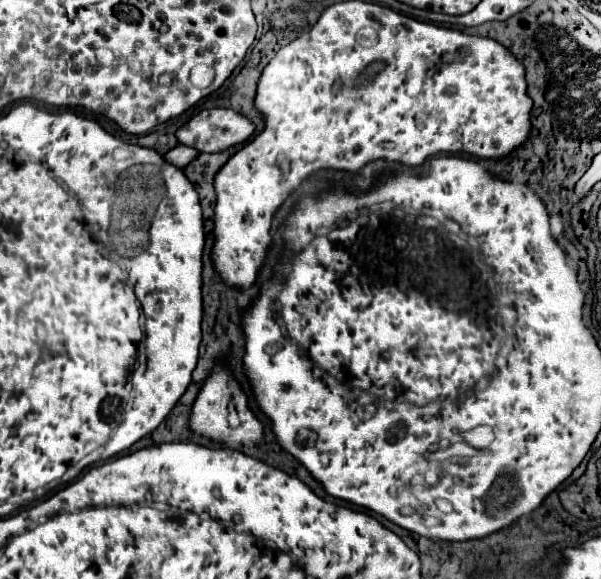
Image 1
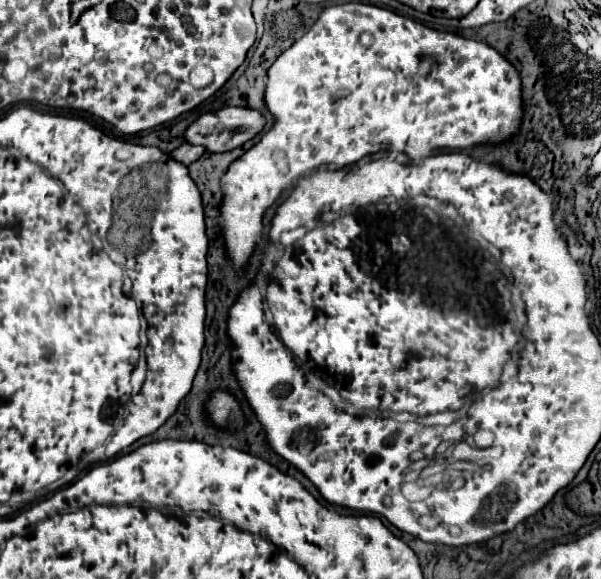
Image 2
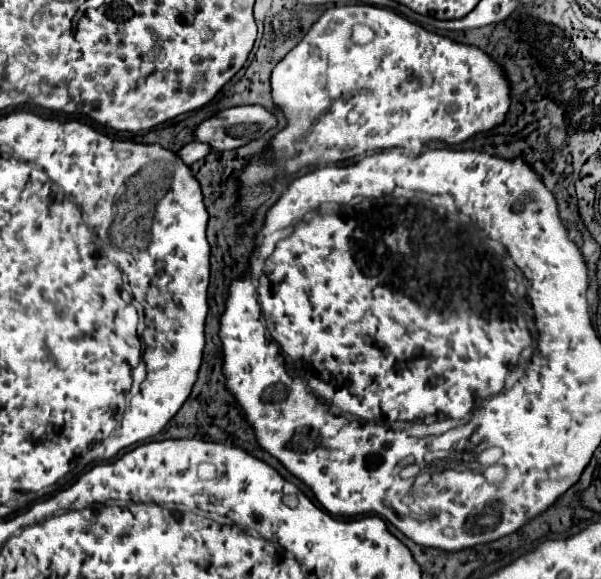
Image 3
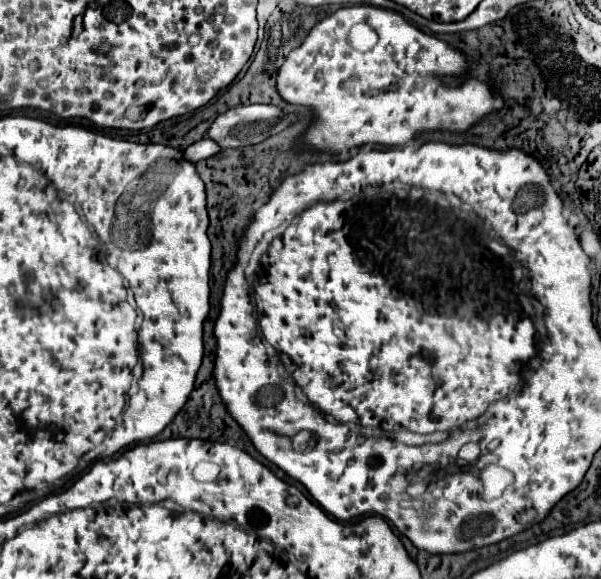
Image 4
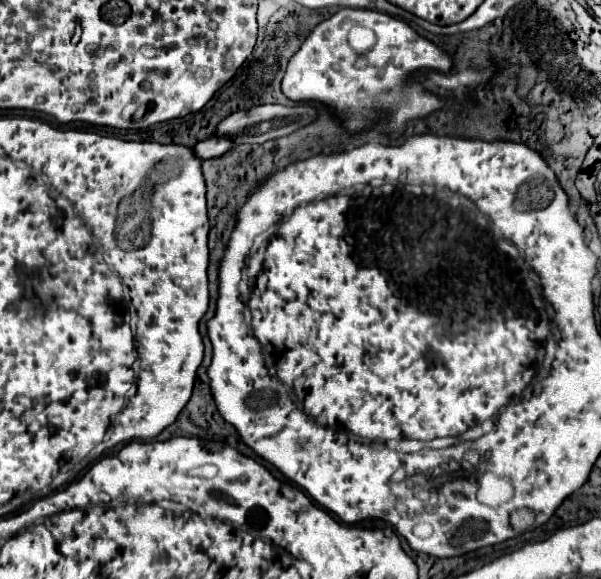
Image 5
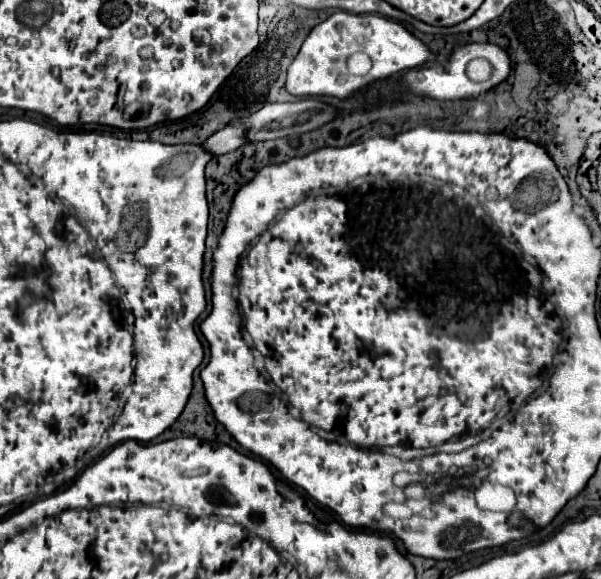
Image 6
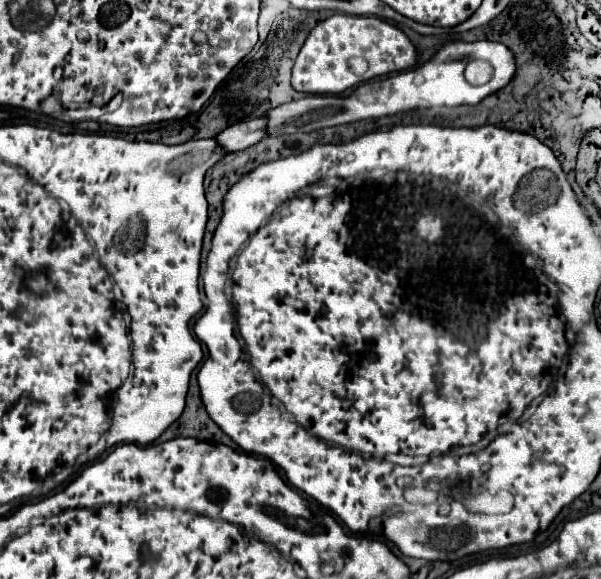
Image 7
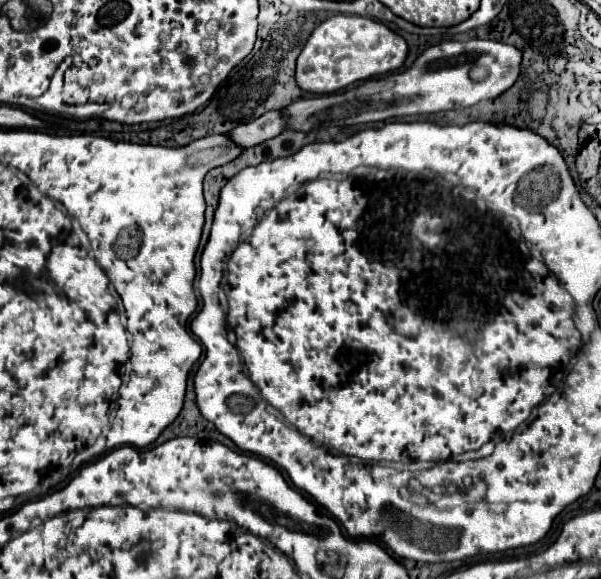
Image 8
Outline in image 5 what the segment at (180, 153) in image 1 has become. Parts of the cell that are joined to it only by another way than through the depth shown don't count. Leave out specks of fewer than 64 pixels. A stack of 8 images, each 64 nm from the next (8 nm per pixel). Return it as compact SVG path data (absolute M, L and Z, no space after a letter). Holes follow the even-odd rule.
M210 136L210 138L202 140L202 142L198 142L198 144L194 146L194 152L196 152L196 156L200 156L202 160L206 160L206 158L216 158L216 156L226 154L232 146L234 146L234 144L232 144L230 136Z

